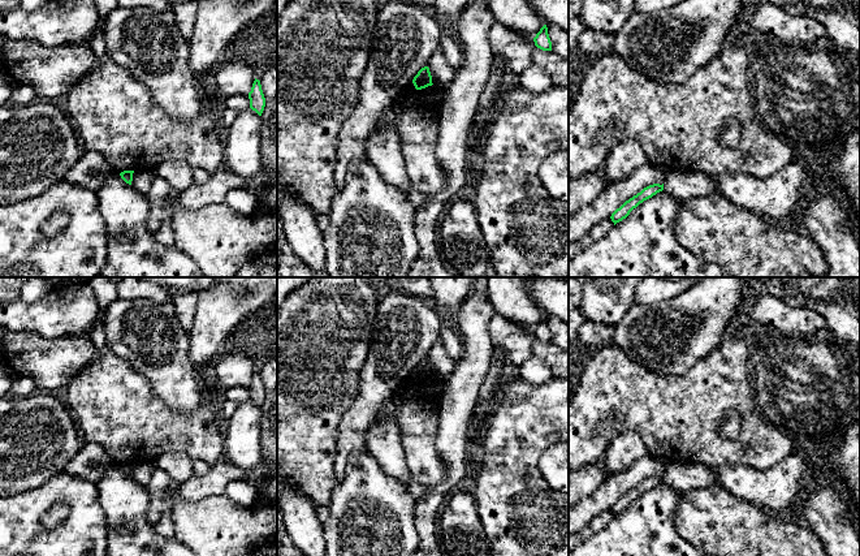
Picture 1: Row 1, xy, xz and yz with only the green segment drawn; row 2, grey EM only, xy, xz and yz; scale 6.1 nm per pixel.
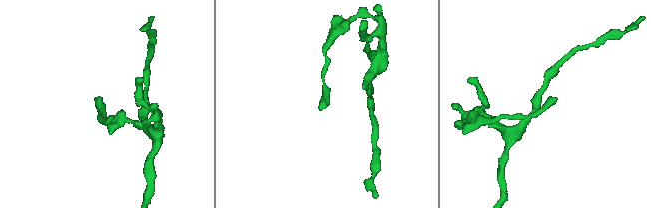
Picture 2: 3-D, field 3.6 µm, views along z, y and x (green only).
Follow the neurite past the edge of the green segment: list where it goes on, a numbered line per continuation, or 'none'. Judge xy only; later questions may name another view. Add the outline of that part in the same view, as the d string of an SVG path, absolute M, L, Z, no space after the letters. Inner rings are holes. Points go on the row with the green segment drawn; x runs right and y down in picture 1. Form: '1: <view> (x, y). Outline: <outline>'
none

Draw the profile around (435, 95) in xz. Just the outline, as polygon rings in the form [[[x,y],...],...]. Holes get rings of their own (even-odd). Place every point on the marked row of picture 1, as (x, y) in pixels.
[[[436,85],[425,87],[425,96],[432,107],[438,108],[444,99],[444,95],[445,95],[444,89],[440,89]]]

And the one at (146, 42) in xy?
[[[117,7],[107,17],[103,36],[107,43],[105,56],[141,81],[169,116],[191,120],[206,109],[207,100],[199,90],[199,76],[189,64],[189,40],[178,30],[172,7],[165,10]]]

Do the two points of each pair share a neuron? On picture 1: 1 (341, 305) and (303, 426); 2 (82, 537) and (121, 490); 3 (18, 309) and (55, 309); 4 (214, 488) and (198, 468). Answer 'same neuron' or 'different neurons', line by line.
1: same neuron
2: different neurons
3: same neuron
4: different neurons

